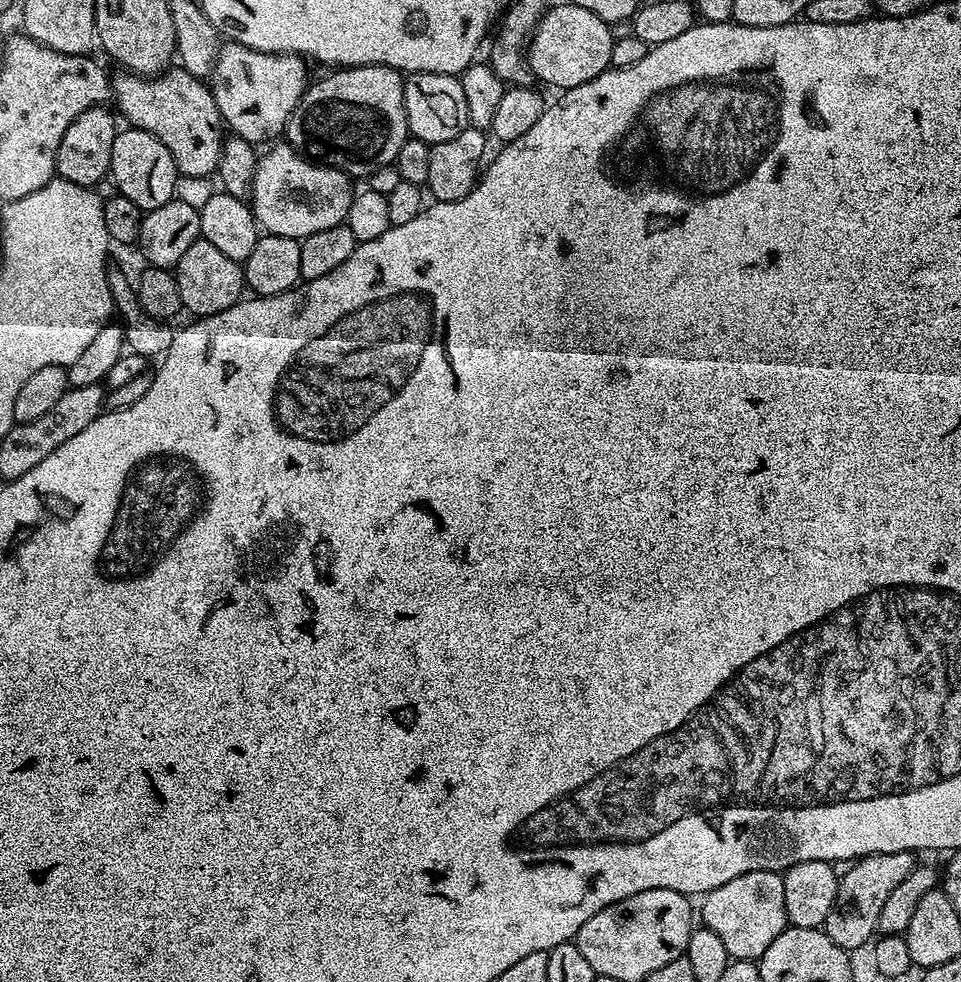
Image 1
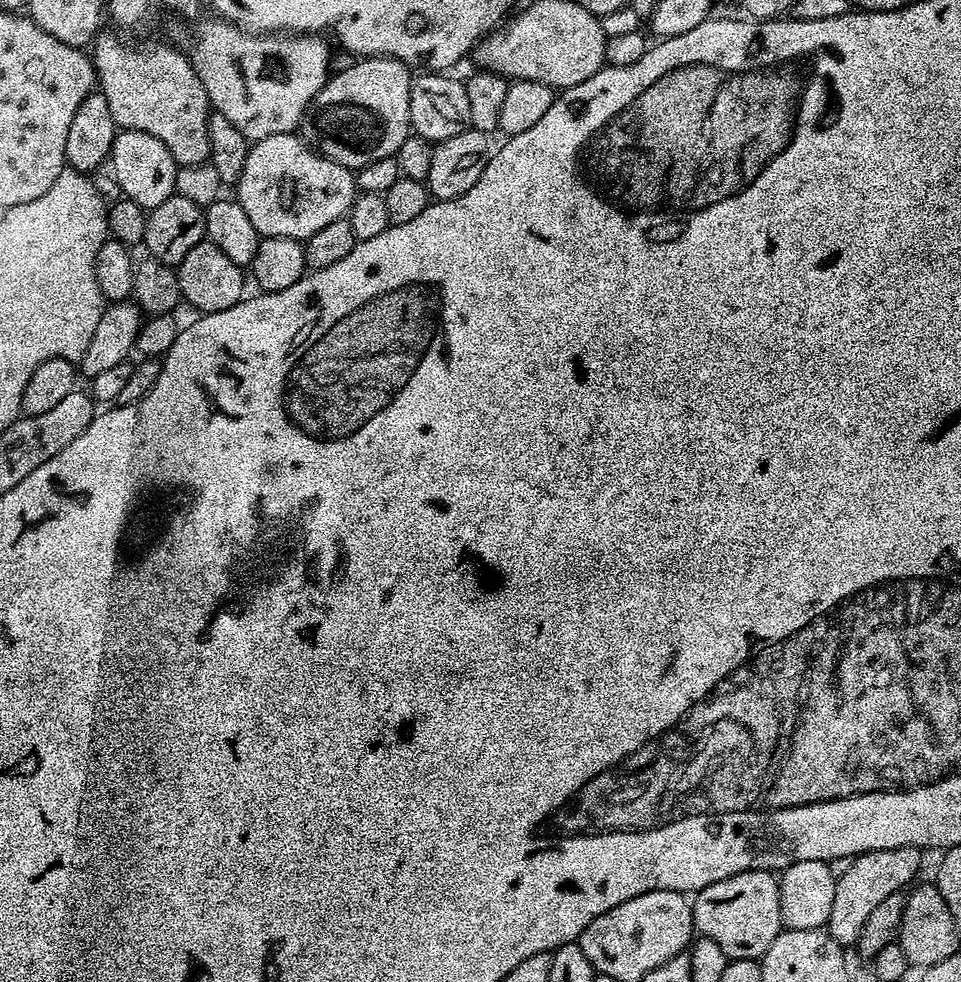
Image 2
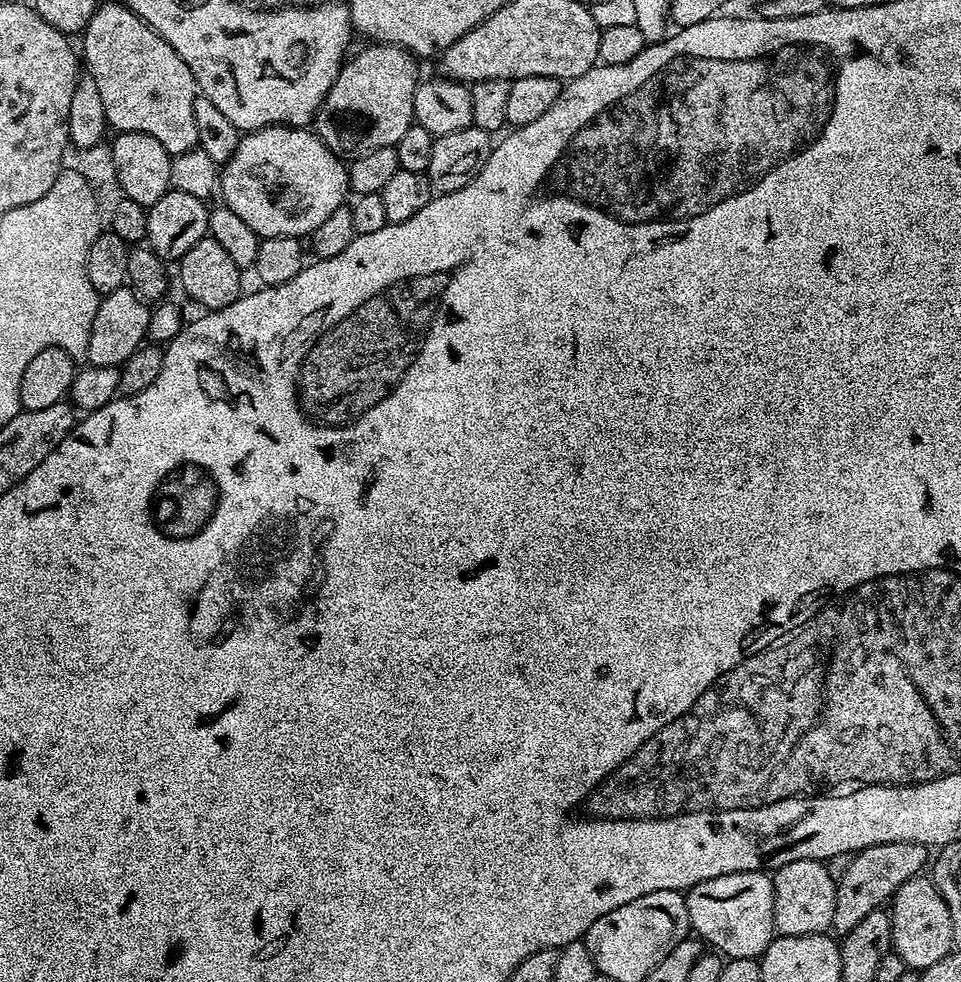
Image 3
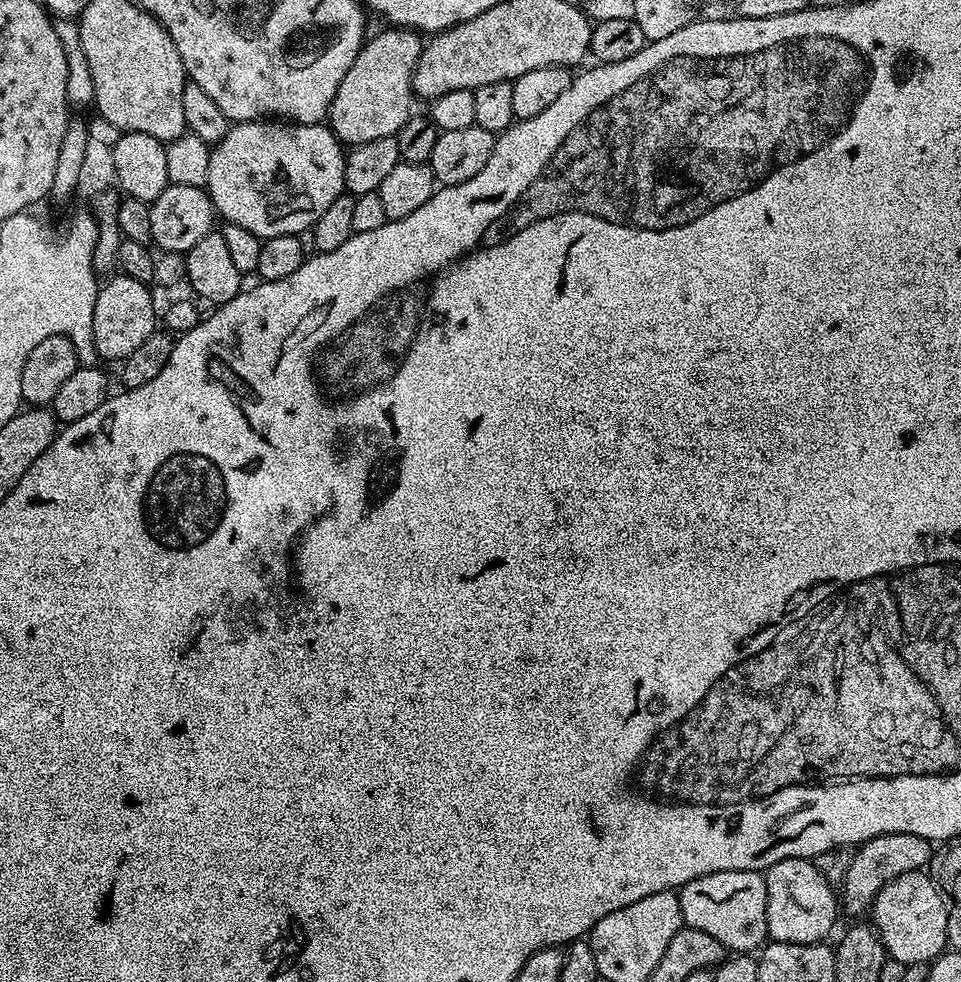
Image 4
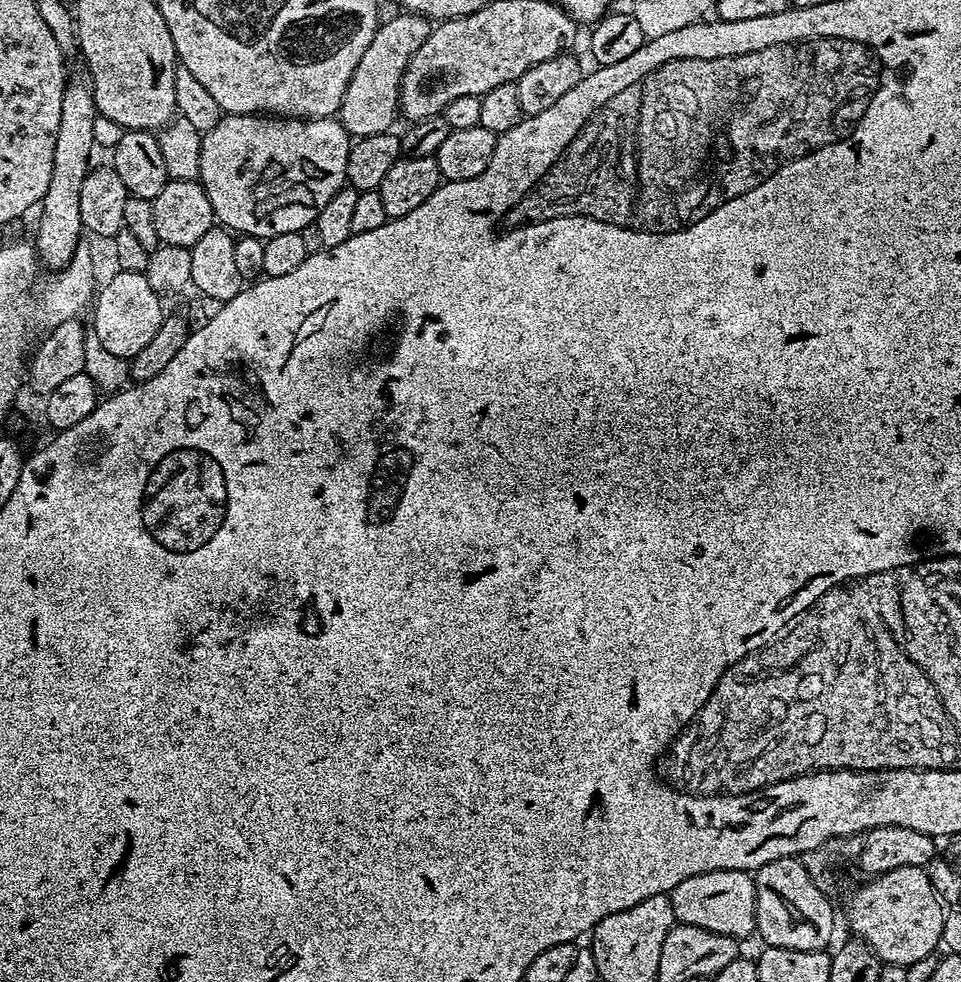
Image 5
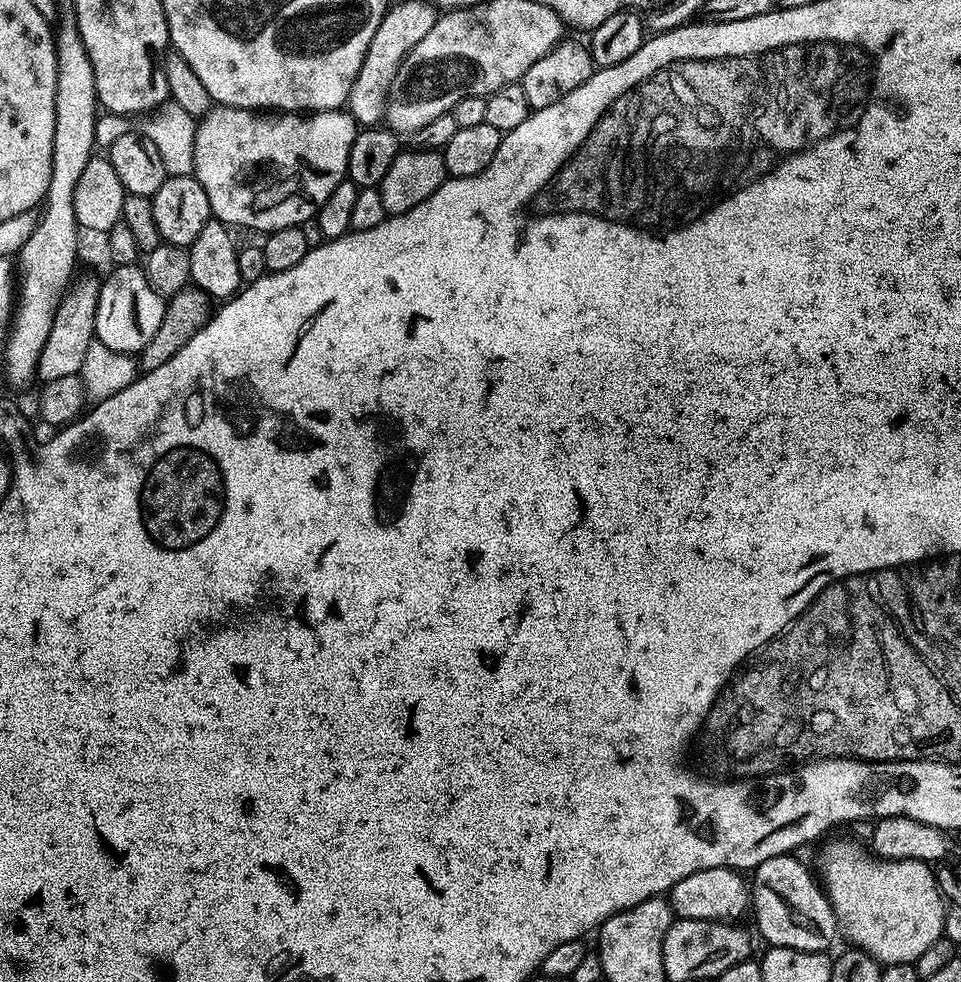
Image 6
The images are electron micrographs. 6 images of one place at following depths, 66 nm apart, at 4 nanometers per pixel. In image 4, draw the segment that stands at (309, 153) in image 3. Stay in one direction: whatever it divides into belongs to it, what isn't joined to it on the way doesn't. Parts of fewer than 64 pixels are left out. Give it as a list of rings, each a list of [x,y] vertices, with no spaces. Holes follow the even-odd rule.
[[[267,119],[236,122],[210,151],[210,174],[206,191],[221,221],[242,226],[250,234],[269,240],[275,236],[295,236],[322,218],[330,202],[345,191],[343,168],[345,149],[331,128],[323,123],[269,122]]]

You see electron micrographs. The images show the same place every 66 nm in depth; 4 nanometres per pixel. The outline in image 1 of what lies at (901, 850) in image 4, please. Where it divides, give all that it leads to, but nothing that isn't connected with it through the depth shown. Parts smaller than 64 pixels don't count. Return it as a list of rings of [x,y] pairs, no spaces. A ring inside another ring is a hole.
[[[910,852],[861,856],[849,863],[845,867],[848,869],[837,879],[834,906],[830,906],[830,914],[826,914],[822,925],[830,942],[845,950],[860,948],[864,943],[867,945],[877,935],[878,914],[882,914],[886,898],[890,898],[890,893],[900,885],[902,878],[906,878],[906,874],[916,869],[917,863],[917,857]]]

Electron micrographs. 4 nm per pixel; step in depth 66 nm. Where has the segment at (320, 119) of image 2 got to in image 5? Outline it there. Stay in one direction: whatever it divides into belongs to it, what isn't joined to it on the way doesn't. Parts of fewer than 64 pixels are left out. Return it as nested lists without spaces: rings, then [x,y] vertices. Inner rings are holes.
[[[400,10],[397,13],[397,16],[392,16],[389,20],[387,17],[377,27],[374,38],[370,38],[370,46],[366,46],[366,54],[362,54],[358,66],[354,69],[350,86],[346,86],[338,119],[348,131],[349,137],[378,135],[393,127],[391,124],[395,122],[400,112],[402,74],[412,55],[432,33],[433,25],[429,17],[407,10]]]

